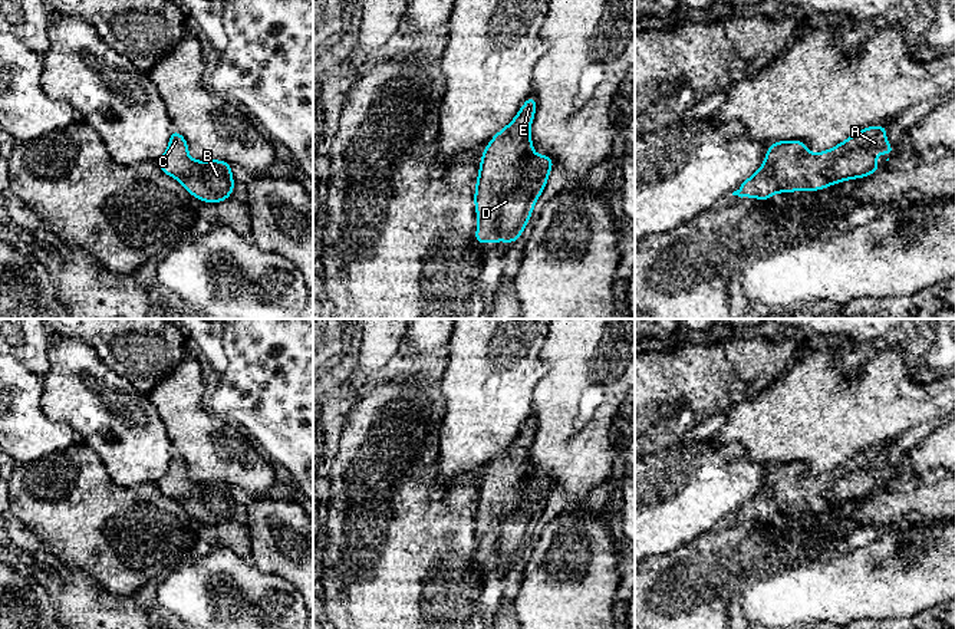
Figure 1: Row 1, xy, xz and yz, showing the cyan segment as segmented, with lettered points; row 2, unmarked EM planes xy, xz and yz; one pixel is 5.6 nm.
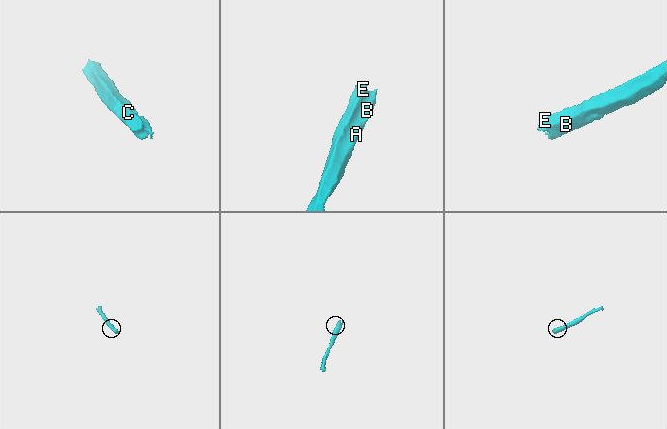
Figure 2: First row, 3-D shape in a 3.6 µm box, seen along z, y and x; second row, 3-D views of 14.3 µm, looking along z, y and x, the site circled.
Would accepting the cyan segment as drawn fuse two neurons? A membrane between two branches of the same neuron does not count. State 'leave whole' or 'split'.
leave whole

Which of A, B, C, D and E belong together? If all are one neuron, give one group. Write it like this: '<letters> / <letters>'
A B C D E

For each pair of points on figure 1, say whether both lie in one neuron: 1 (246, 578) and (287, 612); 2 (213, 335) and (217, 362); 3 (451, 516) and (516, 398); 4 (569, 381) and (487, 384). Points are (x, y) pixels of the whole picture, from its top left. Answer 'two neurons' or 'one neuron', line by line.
1: one neuron
2: one neuron
3: two neurons
4: two neurons

